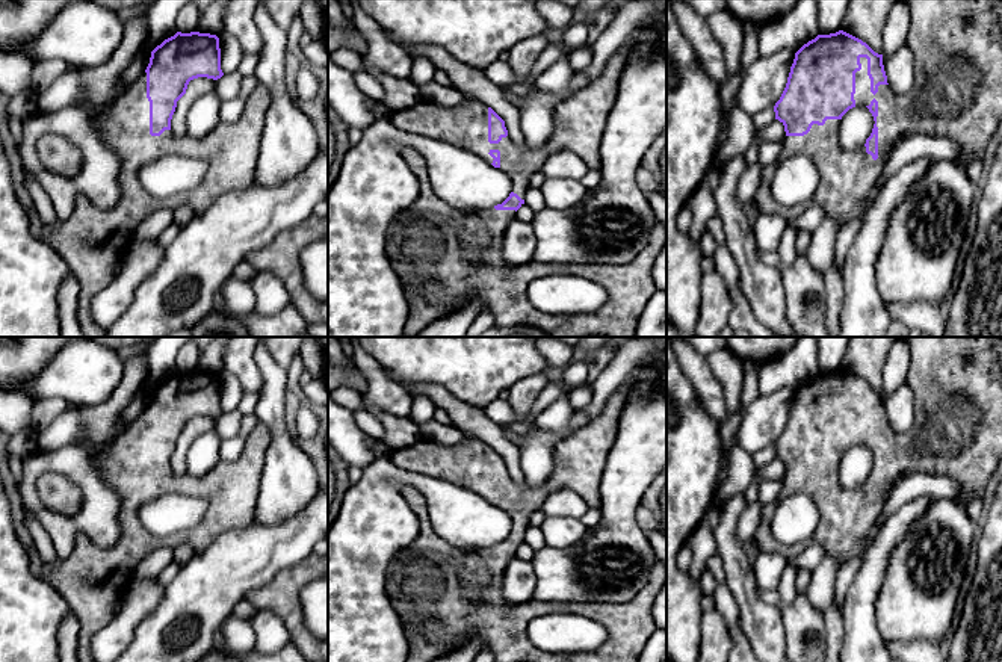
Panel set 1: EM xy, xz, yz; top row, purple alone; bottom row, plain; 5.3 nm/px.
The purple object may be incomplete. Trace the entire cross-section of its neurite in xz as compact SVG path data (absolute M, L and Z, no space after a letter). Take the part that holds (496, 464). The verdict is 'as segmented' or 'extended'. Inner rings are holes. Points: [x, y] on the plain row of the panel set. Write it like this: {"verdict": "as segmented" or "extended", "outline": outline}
{"verdict": "extended", "outline": "M623 384L605 404L603 410L583 428L564 437L553 447L553 472L541 485L515 482L508 476L505 459L481 440L467 437L455 446L420 440L405 449L391 450L390 459L402 467L452 484L470 488L494 506L503 509L512 520L509 535L494 546L481 550L458 550L443 541L432 529L426 500L410 485L399 491L417 517L417 537L400 550L387 570L385 589L391 609L397 614L410 653L405 662L432 662L449 650L456 648L472 633L482 636L482 648L490 648L493 662L638 662L645 644L656 630L651 618L653 602L666 580L666 565L656 561L647 585L627 603L576 603L529 600L520 605L506 605L500 597L506 565L517 558L517 549L524 543L529 518L540 511L544 500L559 491L577 493L589 508L600 509L602 473L609 449L617 440L617 425L627 399L627 385ZM568 612L583 615L603 624L608 630L606 642L589 653L550 653L535 647L527 636L529 623L543 615Z"}

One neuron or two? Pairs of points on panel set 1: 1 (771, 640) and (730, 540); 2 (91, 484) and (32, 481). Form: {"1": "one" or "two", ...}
{"1": "one", "2": "one"}

